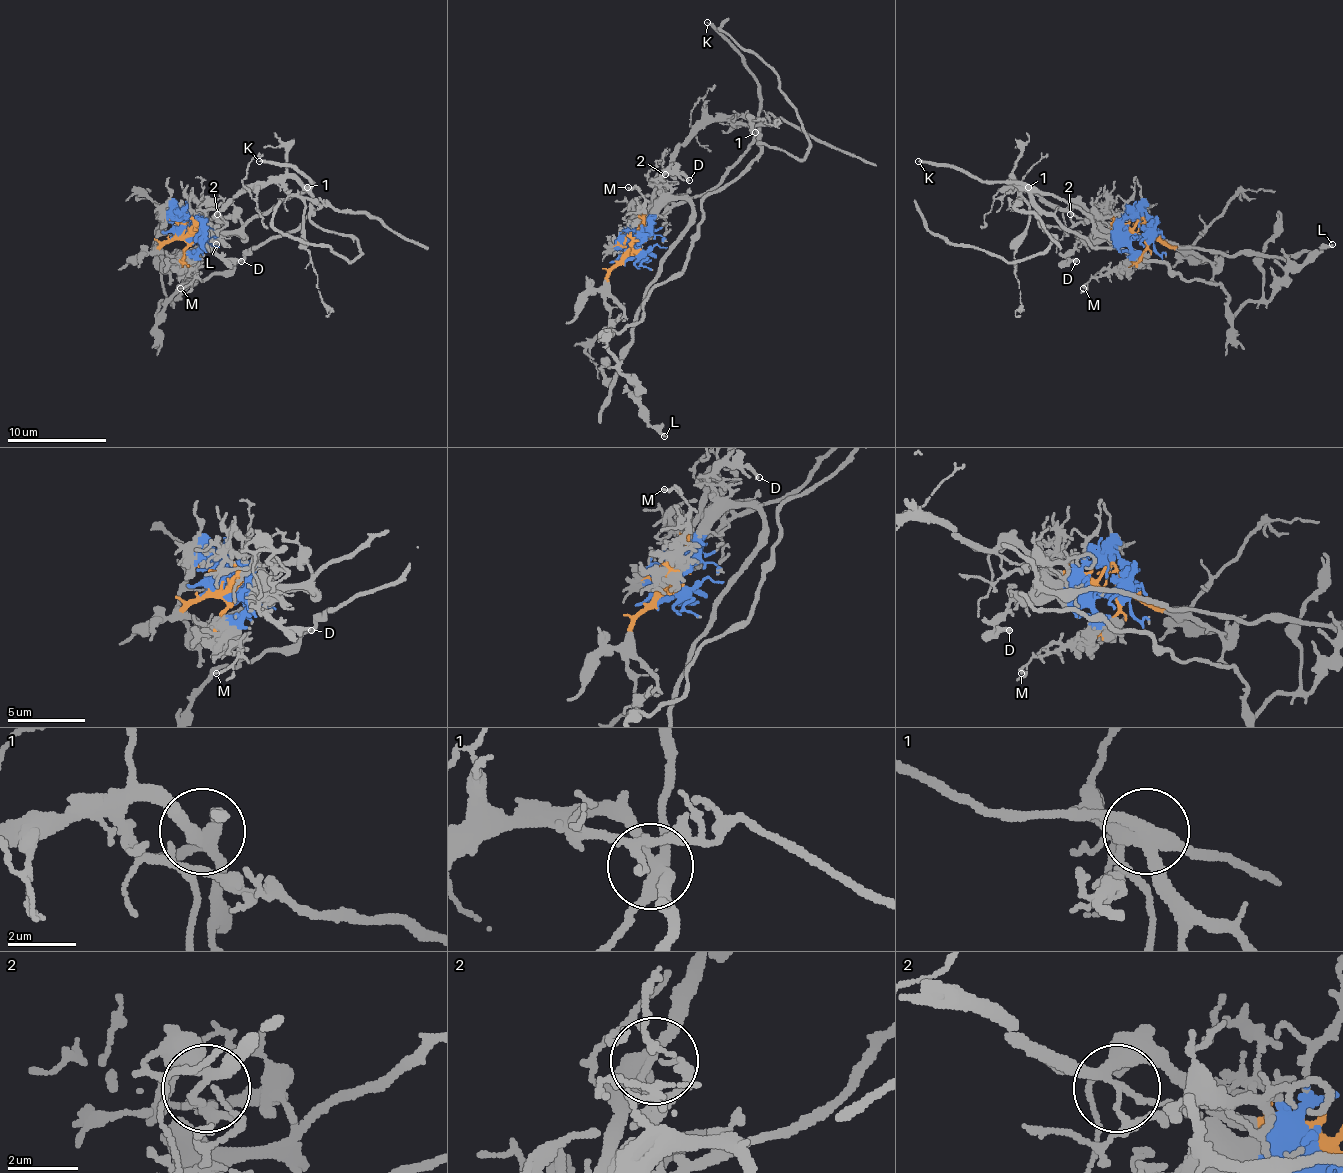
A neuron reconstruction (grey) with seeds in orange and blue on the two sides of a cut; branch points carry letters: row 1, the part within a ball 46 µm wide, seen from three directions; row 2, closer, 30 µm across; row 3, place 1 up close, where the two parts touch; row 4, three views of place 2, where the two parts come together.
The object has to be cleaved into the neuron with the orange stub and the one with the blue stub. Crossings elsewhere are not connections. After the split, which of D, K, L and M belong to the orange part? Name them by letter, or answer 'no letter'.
L

